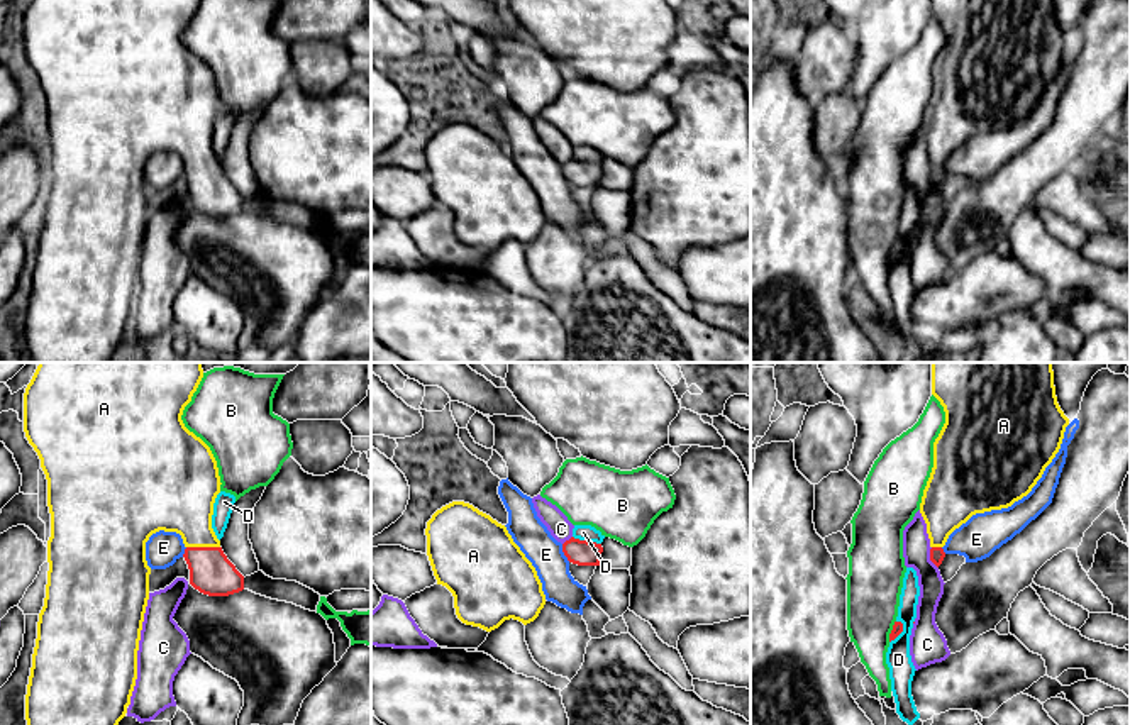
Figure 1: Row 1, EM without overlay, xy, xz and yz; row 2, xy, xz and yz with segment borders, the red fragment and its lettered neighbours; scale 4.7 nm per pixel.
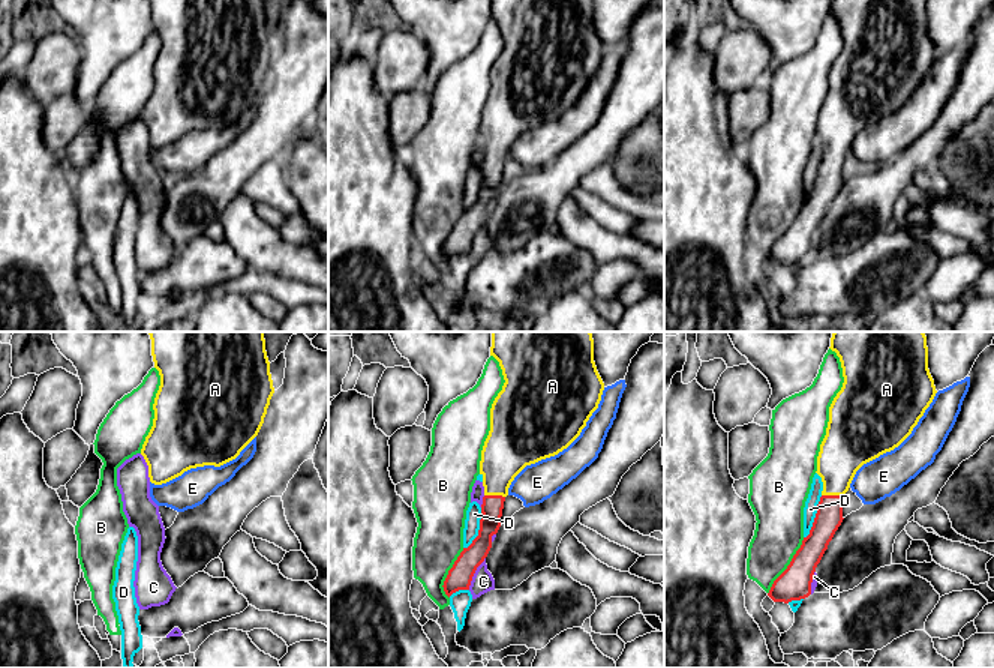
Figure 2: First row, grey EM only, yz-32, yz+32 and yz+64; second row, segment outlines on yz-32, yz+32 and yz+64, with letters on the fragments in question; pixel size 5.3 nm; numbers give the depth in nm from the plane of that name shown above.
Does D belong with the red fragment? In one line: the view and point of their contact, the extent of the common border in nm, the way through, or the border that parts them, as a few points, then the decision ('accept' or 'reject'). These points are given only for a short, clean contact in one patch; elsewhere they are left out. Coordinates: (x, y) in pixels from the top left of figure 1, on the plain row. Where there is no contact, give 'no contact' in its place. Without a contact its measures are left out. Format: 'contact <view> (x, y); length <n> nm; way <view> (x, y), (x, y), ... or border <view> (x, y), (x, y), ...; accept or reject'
contact xz (587, 161); length 140 nm; reject

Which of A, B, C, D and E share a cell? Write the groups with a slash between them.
A / B / C / D / E

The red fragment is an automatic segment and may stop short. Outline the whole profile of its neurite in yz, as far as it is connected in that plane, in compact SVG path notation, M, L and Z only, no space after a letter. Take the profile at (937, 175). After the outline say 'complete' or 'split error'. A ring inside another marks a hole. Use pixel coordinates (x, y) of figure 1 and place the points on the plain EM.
M932 0L932 15L944 27L945 44L933 63L933 88L923 110L920 134L927 144L927 154L930 159L930 181L939 188L945 178L942 168L956 149L959 149L976 134L1008 129L1032 112L1032 108L1042 98L1045 88L1059 73L1069 39L1057 24L1054 0Z | split error

